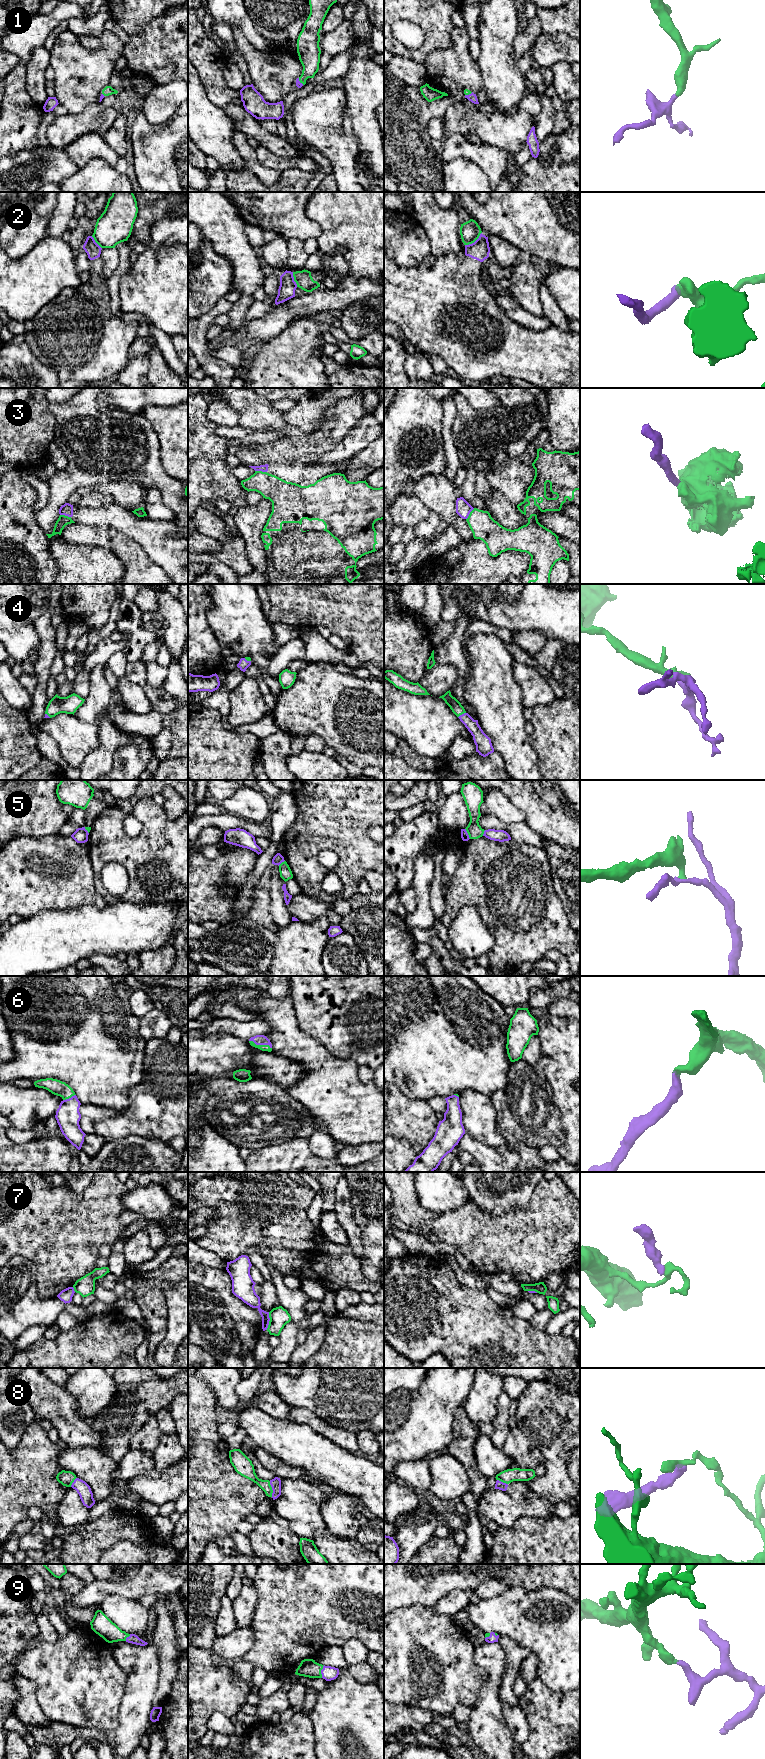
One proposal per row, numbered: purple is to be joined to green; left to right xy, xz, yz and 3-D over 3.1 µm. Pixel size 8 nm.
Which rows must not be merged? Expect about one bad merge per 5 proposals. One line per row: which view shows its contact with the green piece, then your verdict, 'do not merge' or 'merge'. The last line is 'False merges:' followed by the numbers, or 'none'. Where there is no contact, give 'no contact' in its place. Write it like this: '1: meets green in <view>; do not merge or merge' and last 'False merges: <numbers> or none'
1: meets green in xz; merge
2: meets green in yz; do not merge
3: meets green in xz; do not merge
4: meets green in yz; merge
5: meets green in yz; do not merge
6: meets green in xz; merge
7: meets green in xz; do not merge
8: meets green in xz; do not merge
9: meets green in xz; merge
False merges: 2, 3, 5, 7, 8

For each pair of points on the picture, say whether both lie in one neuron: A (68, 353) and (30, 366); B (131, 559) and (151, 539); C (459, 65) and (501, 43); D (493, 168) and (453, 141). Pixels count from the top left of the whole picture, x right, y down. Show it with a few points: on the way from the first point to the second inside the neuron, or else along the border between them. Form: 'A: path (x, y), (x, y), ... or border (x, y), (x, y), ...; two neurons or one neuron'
A: border (26, 343), (58, 377); two neurons
B: border (123, 534), (136, 540), (148, 556), (158, 565); two neurons
C: border (475, 61), (483, 83); two neurons
D: path (483, 158), (479, 154), (470, 151), (463, 144); one neuron

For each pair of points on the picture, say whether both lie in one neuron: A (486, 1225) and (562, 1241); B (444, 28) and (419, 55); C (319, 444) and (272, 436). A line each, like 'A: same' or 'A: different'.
A: same
B: same
C: different

